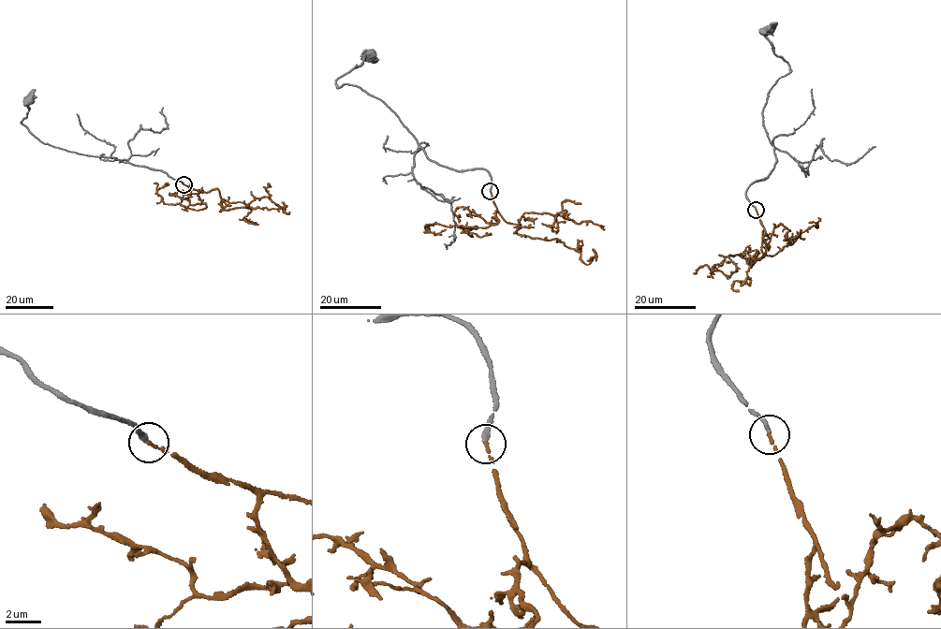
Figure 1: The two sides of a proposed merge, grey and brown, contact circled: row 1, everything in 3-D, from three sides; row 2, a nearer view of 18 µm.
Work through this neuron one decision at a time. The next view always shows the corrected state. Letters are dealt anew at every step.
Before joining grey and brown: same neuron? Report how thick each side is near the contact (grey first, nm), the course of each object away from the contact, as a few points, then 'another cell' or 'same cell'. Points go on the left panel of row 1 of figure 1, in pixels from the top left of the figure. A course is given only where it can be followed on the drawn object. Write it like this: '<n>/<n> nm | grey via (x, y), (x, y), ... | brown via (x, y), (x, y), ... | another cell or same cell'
260/170 nm | grey via (183, 184), (166, 172), (41, 142), (21, 122), (26, 116), (29, 98) | brown via (183, 184), (206, 192), (217, 189), (220, 211), (247, 207), (250, 212), (244, 220), (258, 224) | same cell

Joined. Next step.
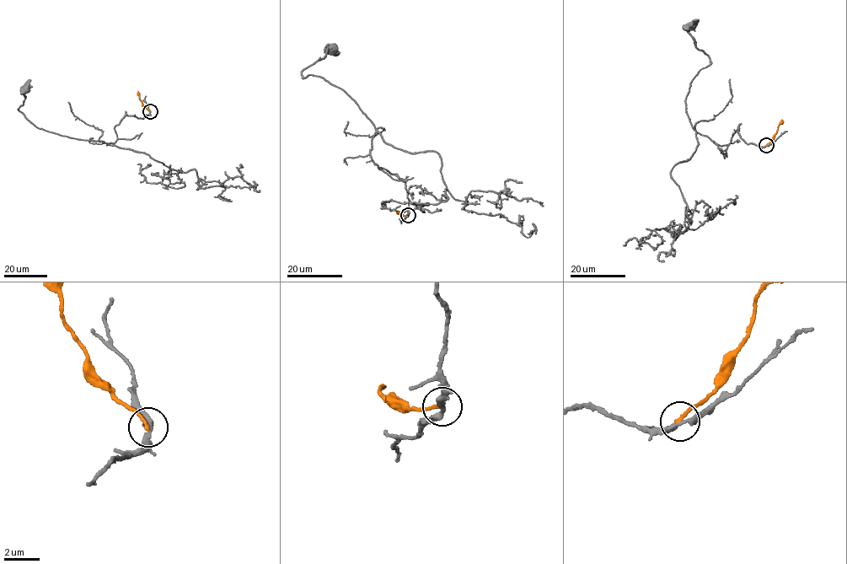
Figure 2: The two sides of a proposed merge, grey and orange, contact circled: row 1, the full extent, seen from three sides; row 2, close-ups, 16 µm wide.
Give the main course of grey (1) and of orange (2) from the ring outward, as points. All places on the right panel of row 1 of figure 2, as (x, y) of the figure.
1: (766, 145), (745, 142), (738, 127), (721, 151), (693, 129), (686, 98), (710, 62), (690, 25)
2: (766, 145), (782, 120)

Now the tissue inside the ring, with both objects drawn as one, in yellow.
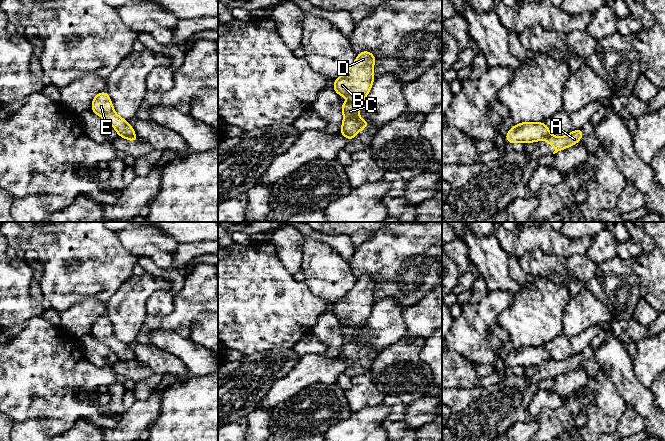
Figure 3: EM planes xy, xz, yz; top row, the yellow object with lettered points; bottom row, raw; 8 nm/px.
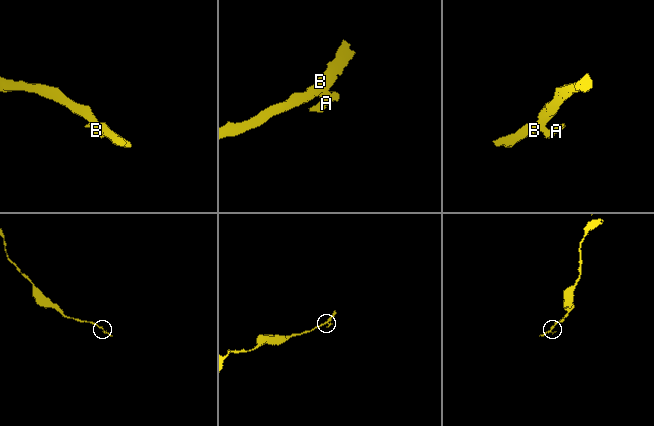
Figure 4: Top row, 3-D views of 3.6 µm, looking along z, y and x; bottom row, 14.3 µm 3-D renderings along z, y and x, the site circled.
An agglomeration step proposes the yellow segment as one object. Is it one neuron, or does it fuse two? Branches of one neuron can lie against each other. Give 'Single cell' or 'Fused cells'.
Fused cells

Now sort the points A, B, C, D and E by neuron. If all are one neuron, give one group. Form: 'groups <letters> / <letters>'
groups A C / B D E

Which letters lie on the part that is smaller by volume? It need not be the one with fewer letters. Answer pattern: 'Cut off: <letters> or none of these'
Cut off: A, C

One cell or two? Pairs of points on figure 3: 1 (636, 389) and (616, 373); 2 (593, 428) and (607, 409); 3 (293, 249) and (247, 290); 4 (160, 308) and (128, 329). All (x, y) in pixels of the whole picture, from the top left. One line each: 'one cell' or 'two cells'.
1: one cell
2: one cell
3: two cells
4: two cells

